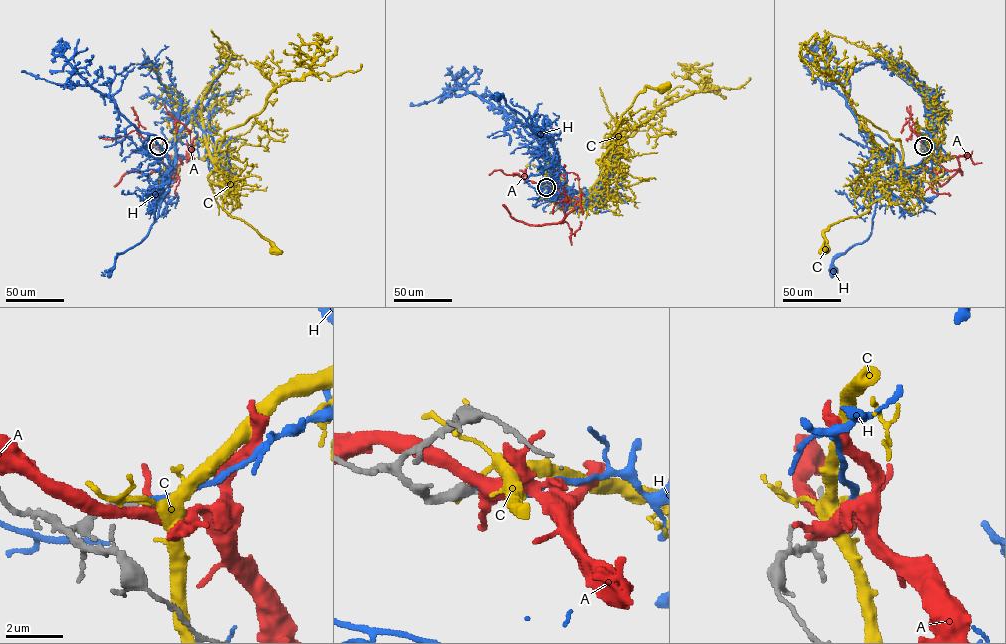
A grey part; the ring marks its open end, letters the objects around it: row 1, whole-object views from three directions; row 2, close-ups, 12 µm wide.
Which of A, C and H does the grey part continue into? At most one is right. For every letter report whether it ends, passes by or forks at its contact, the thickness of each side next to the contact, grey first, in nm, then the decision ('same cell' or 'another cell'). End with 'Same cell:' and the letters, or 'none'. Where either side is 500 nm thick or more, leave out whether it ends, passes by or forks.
A: it passes by | 440/420 nm | another cell
C: it ends | 440/190 nm | another cell
H: it ends | 400/170 nm | same cell
Same cell: H

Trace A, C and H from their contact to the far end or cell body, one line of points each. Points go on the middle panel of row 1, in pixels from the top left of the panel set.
A: (546, 187), (563, 203), (564, 217), (559, 223), (579, 205), (578, 177), (572, 172), (553, 172)
C: (546, 187), (587, 200), (604, 184), (606, 163), (596, 160), (613, 147), (621, 116), (646, 87), (665, 87)
H: (546, 187), (564, 189), (543, 140), (478, 96), (463, 89), (451, 90), (456, 84), (449, 70), (452, 66)

